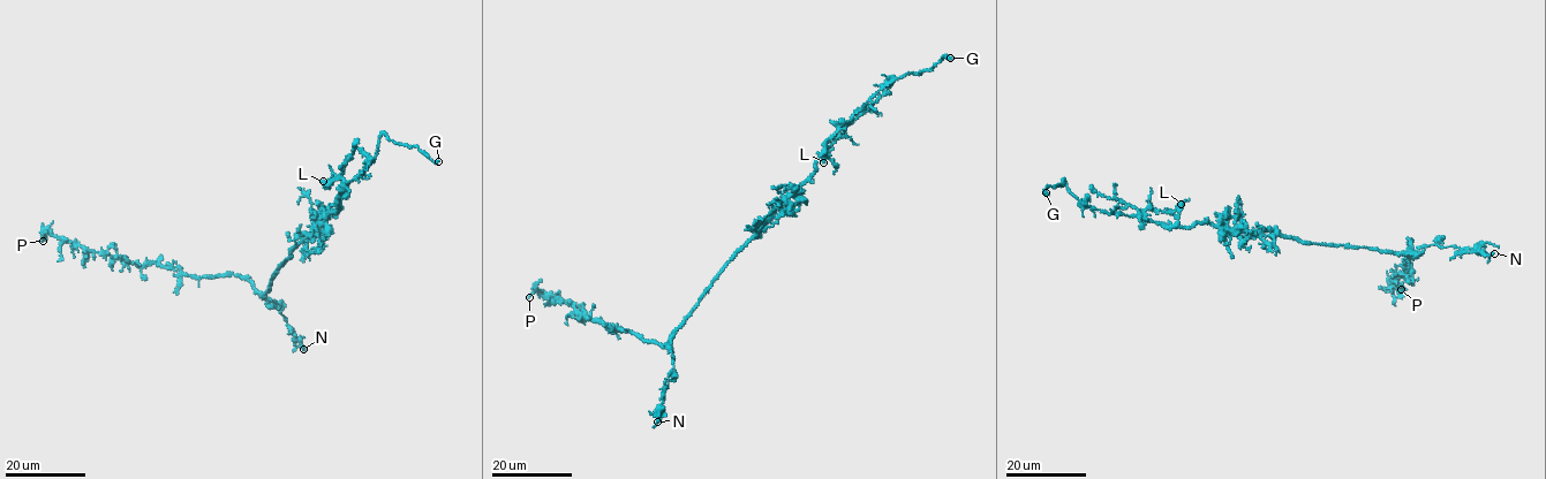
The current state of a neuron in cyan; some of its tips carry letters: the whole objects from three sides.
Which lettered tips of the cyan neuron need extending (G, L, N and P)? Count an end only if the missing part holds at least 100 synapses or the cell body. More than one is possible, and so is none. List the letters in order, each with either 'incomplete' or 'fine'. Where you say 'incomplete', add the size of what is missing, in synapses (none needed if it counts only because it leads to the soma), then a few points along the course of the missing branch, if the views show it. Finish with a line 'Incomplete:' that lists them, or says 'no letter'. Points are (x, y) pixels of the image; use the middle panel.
G: incomplete
L: fine
N: fine
P: fine
Incomplete: G

